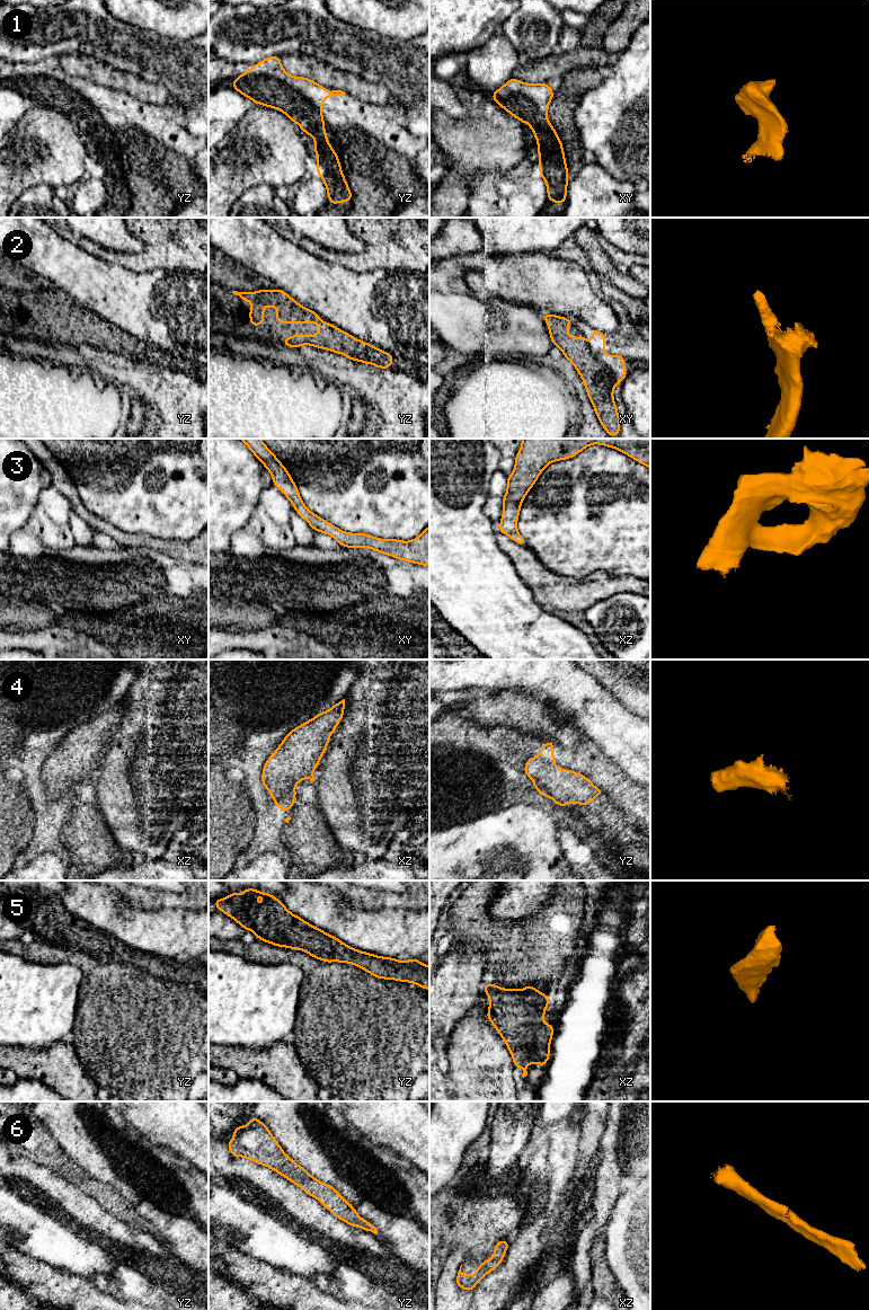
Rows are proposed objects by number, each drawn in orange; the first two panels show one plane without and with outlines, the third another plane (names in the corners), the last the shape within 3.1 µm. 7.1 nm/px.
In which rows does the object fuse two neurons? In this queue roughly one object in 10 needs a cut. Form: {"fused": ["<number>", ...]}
{"fused": []}

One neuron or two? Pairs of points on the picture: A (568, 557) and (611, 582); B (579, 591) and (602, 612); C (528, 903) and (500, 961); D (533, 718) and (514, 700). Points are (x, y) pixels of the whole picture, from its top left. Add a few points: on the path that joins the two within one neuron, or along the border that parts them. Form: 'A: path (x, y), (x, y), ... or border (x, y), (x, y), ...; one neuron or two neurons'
A: border (619, 575), (594, 571), (583, 577), (567, 576); two neurons
B: border (618, 593), (599, 600), (584, 612); two neurons
C: border (543, 906), (513, 922), (496, 922), (493, 919); two neurons
D: path (529, 715), (519, 705); one neuron

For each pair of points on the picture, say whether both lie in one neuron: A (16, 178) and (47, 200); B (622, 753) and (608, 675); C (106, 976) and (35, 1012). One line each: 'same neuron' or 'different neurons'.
A: different neurons
B: different neurons
C: different neurons

